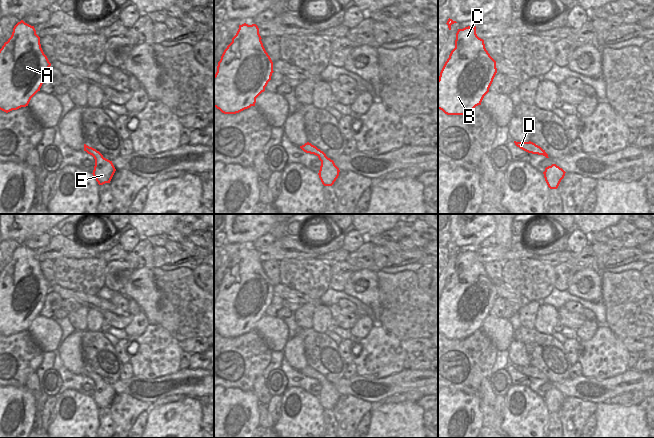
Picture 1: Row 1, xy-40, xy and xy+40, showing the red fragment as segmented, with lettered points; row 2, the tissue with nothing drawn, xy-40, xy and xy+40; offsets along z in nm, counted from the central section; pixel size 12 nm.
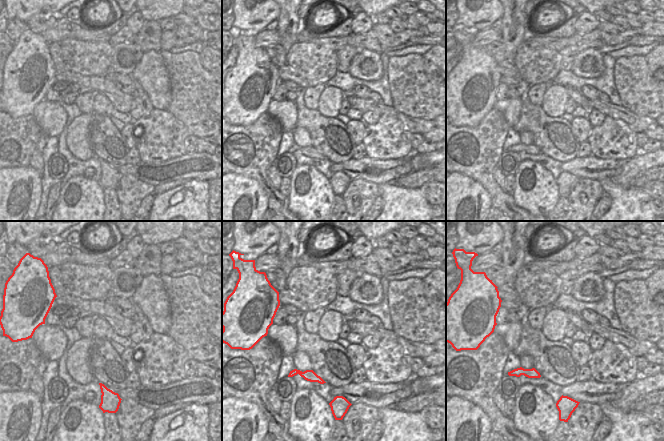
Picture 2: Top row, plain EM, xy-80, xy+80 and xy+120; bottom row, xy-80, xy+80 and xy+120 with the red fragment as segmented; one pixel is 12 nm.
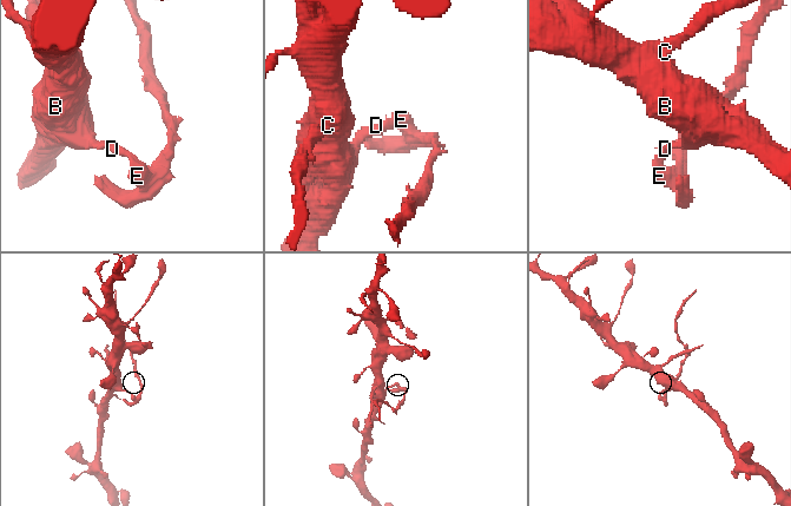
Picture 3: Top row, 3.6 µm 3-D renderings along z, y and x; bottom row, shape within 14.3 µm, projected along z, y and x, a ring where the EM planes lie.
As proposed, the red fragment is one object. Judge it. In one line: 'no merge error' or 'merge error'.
merge error

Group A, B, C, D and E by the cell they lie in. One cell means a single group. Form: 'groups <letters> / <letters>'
groups A B C D / E

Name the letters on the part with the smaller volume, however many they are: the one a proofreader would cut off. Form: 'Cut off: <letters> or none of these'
Cut off: E

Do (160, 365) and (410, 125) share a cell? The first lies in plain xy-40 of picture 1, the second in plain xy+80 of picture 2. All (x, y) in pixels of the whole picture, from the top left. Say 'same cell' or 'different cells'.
different cells

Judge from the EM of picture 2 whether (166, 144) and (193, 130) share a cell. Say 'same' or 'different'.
different

